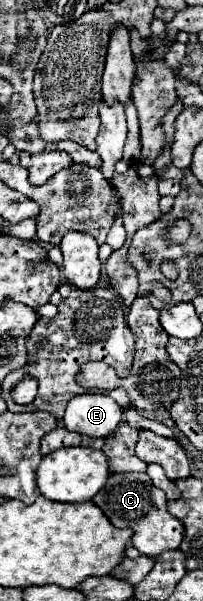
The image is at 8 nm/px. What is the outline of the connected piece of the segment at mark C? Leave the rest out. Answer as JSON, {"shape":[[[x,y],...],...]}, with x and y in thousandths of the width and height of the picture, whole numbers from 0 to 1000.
{"shape":[[[547,789],[507,815],[468,822],[458,839],[517,852],[557,875],[645,879],[645,902],[714,925],[773,928],[803,915],[862,915],[901,899],[901,872],[823,852],[813,819],[764,812],[724,789]]]}

